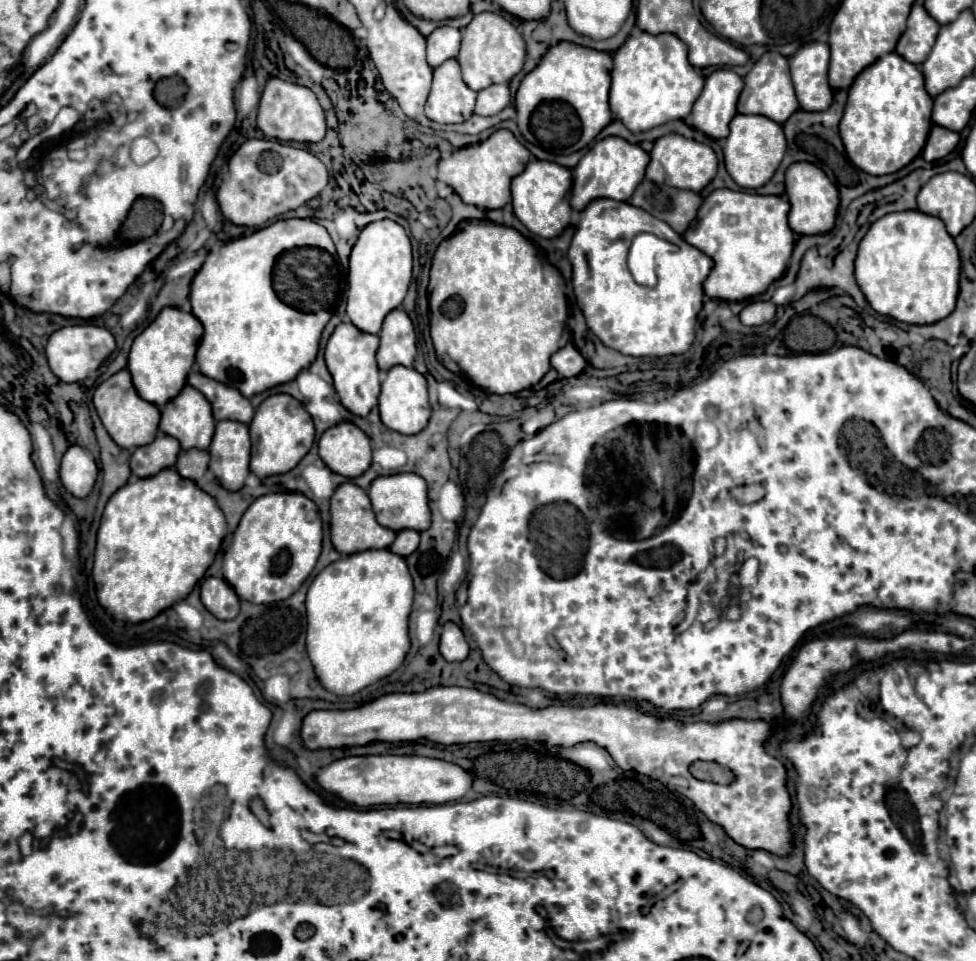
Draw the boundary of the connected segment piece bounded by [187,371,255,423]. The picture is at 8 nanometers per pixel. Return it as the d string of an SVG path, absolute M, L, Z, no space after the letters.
M193 371L189 375L187 383L191 387L195 387L197 391L201 391L209 399L209 403L213 407L213 415L217 421L235 419L241 423L251 423L255 409L253 409L251 401L241 395L239 389L229 387L225 383L219 383L211 377L205 377L199 371Z

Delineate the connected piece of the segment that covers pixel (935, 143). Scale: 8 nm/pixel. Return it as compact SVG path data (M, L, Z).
M933 125L929 139L927 139L927 145L923 149L923 159L925 161L937 161L937 159L949 155L957 143L959 143L959 135L955 131Z

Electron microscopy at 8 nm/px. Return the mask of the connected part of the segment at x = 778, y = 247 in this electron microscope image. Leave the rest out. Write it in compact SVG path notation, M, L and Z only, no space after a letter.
M715 189L703 201L683 239L713 259L713 269L703 283L705 295L723 301L743 301L767 291L777 281L793 253L795 235L787 225L789 199L785 195L757 195Z

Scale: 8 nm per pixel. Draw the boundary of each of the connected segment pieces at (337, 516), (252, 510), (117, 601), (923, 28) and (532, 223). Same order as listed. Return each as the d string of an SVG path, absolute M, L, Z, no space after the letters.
M343 483L331 497L331 541L339 553L351 555L367 549L387 549L395 541L395 531L381 527L375 521L371 501L361 487L355 483Z
M291 491L267 493L249 505L223 561L223 575L241 599L251 603L283 601L311 575L321 553L321 519L315 507L309 497Z
M173 467L159 471L153 477L137 479L123 485L111 499L101 517L97 531L93 581L97 587L99 603L115 617L129 623L141 623L153 619L163 609L171 607L175 601L185 599L195 583L205 575L207 567L213 563L221 541L227 531L227 521L217 501L197 487L195 481L183 479Z
M915 3L907 19L907 31L901 35L895 51L909 63L921 65L927 59L937 39L937 33L939 33L939 23L931 19L931 15L925 11L921 3Z
M533 159L527 163L523 173L519 173L511 181L511 195L513 195L513 211L517 219L535 235L551 239L561 235L561 231L571 221L571 205L567 201L567 193L571 189L571 169L553 163L553 161L541 161Z

